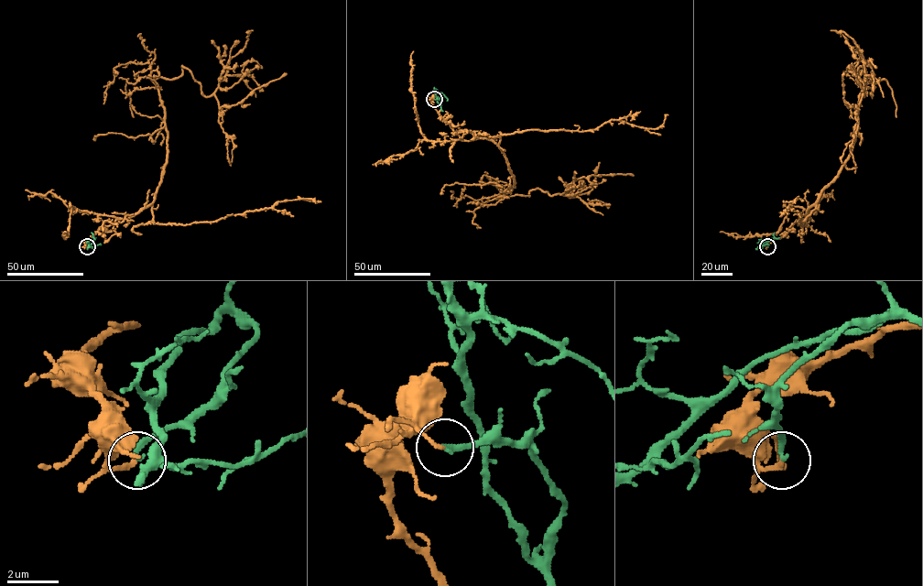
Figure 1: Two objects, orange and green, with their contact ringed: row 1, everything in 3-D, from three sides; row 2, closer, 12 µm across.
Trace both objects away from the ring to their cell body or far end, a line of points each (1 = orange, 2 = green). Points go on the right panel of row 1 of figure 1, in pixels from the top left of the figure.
1: (767, 246), (808, 222), (852, 149), (865, 81), (860, 66), (863, 96), (848, 106), (844, 73)
2: (767, 246), (767, 243), (774, 237), (760, 246), (769, 244)

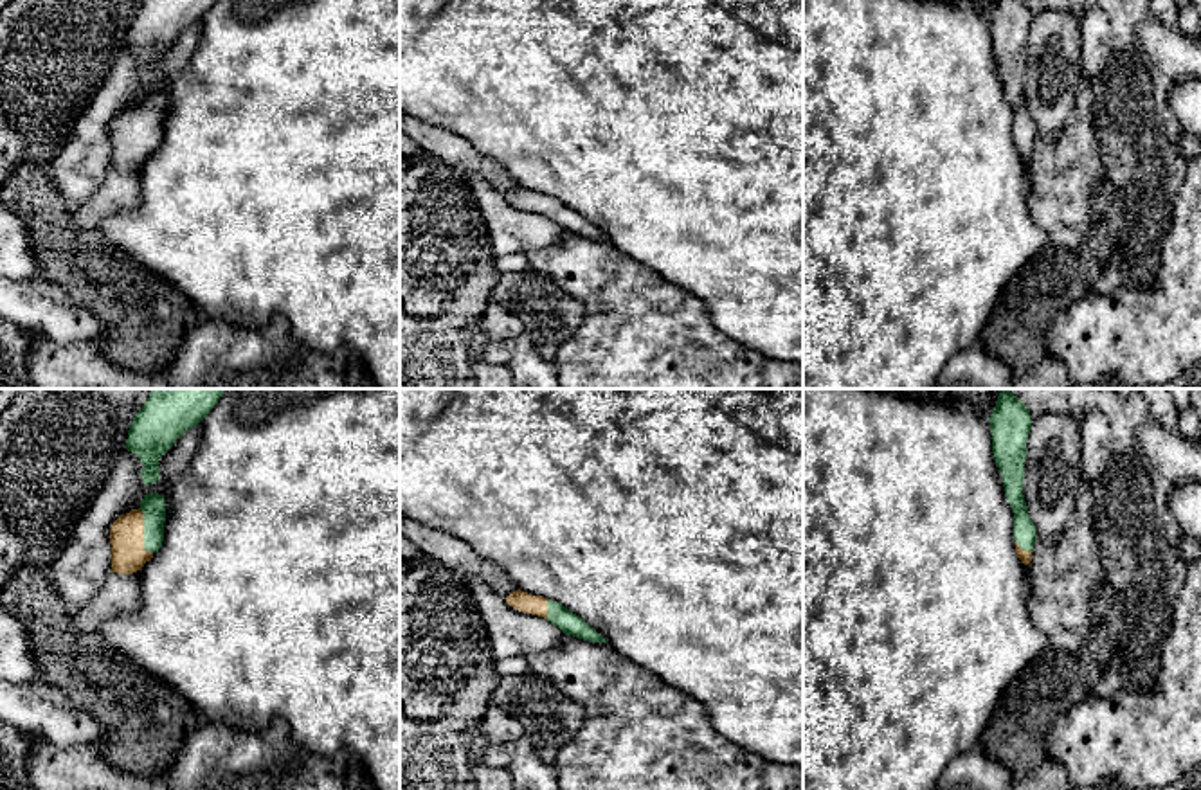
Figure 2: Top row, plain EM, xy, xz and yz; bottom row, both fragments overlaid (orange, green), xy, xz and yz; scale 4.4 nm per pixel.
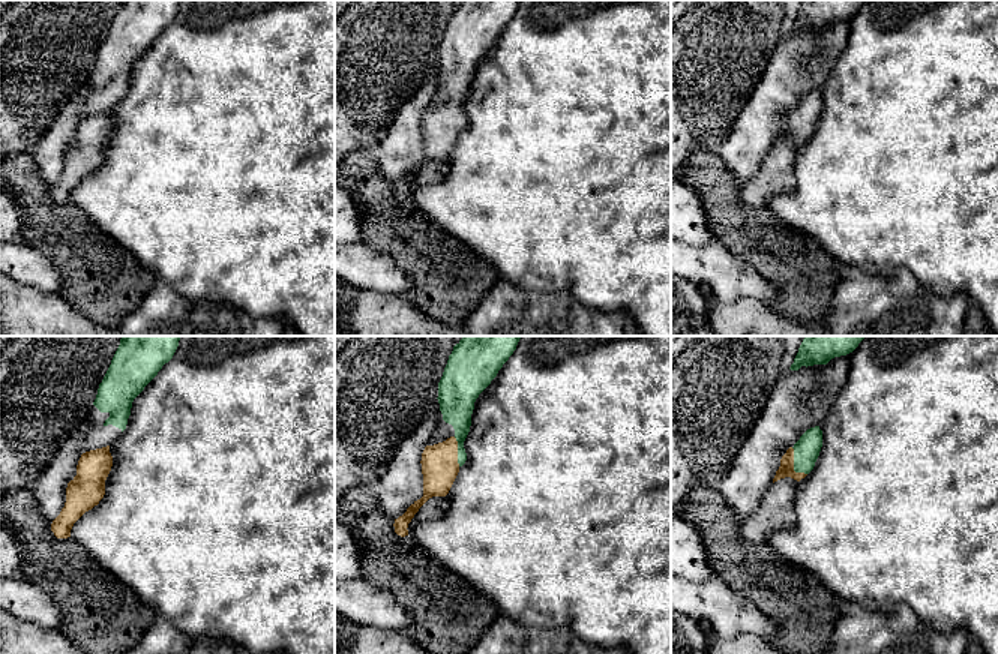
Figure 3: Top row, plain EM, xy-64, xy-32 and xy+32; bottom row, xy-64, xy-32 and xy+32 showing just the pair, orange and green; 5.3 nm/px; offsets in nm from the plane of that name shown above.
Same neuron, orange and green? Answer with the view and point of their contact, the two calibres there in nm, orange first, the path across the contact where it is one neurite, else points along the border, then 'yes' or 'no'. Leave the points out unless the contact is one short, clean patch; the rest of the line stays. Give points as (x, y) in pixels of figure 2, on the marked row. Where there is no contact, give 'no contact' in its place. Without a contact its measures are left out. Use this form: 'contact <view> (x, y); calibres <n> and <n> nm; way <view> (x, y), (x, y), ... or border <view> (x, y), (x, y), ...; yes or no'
contact xy (143, 531); calibres 160 and 110 nm; yes

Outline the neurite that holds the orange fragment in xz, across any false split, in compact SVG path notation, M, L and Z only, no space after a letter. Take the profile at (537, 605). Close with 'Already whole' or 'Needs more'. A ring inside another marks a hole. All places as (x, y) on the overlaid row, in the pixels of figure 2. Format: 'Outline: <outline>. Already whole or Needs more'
Outline: M519 588L504 599L519 612L551 621L565 635L573 635L589 642L607 642L603 635L591 628L580 615L573 614L556 601L546 599L544 596L533 596Z. Needs more

